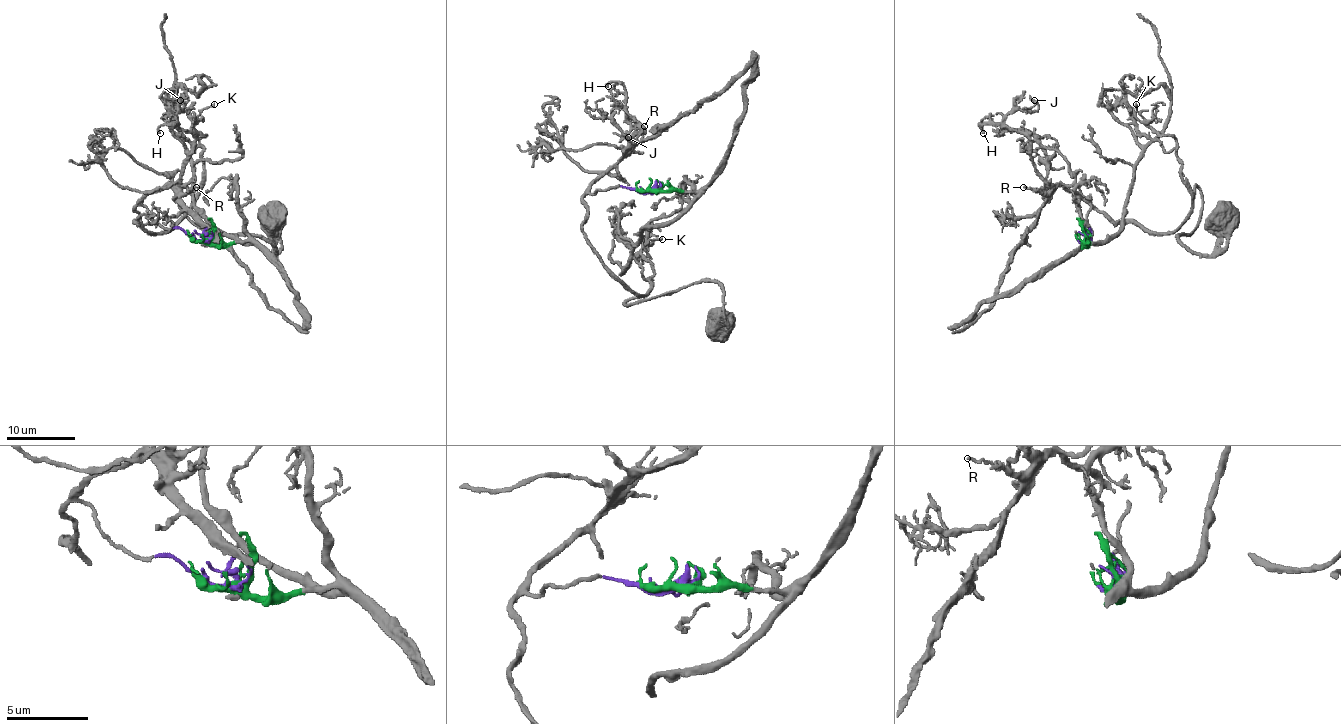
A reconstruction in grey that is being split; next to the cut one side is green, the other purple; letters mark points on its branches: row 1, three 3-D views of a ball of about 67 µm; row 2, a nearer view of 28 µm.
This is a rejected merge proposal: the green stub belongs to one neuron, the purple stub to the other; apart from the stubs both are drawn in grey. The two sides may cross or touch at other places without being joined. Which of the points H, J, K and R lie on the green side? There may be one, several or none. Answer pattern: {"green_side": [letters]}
{"green_side": []}

